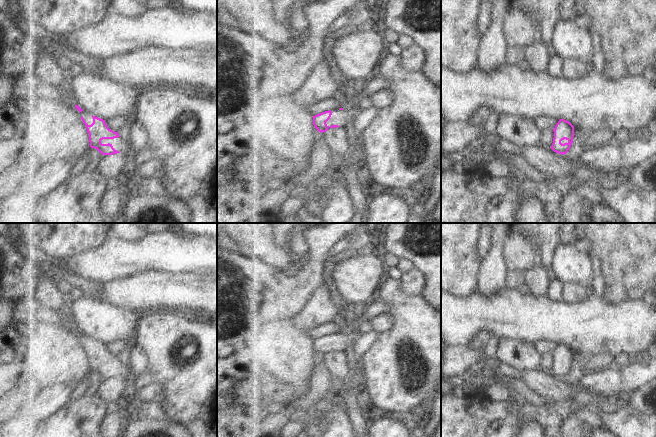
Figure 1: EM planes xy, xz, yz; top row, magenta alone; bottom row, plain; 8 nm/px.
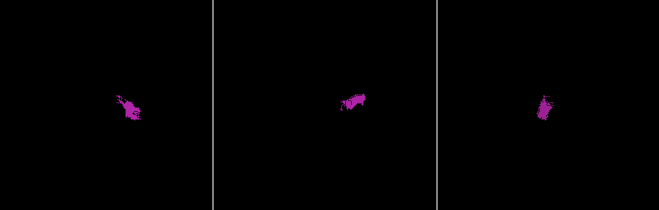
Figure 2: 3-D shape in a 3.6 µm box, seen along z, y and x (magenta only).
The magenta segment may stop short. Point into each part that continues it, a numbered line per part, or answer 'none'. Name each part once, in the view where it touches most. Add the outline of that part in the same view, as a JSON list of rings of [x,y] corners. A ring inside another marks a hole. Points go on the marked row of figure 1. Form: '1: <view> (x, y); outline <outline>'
1: xy (88, 118); outline [[[83,110],[80,112],[81,116],[84,118],[85,122],[88,125],[91,125],[93,123],[93,117],[91,114],[89,114],[87,111]]]
2: xy (123, 146); outline [[[117,137],[114,139],[103,139],[101,140],[101,143],[110,143],[115,150],[119,151],[120,153],[127,154],[131,157],[131,167],[129,170],[129,175],[135,182],[135,187],[139,191],[140,195],[149,194],[144,188],[144,182],[148,179],[148,177],[140,172],[140,168],[144,163],[140,163],[137,161],[138,152],[135,150],[132,141]]]

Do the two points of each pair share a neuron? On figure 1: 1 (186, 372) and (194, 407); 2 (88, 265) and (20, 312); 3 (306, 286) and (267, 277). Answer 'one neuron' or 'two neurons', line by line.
1: one neuron
2: two neurons
3: one neuron

